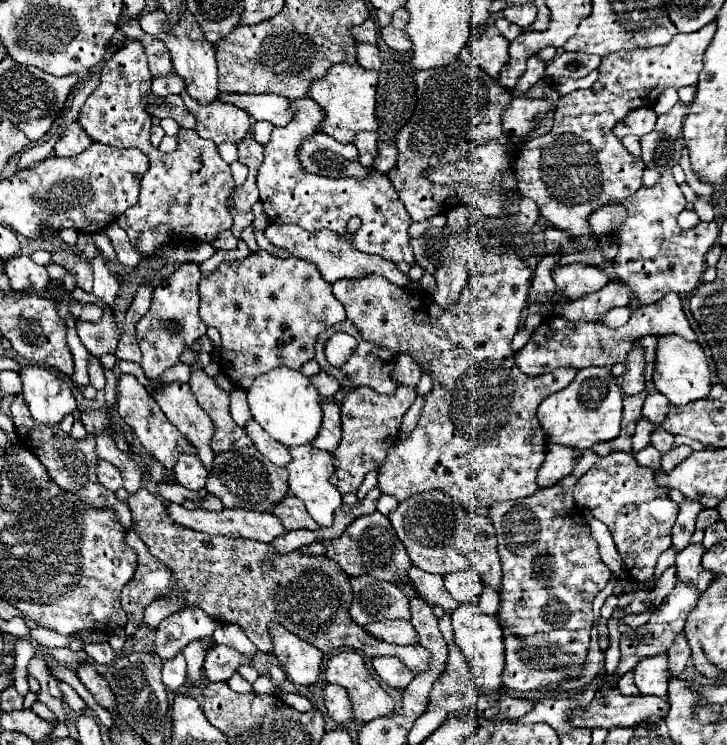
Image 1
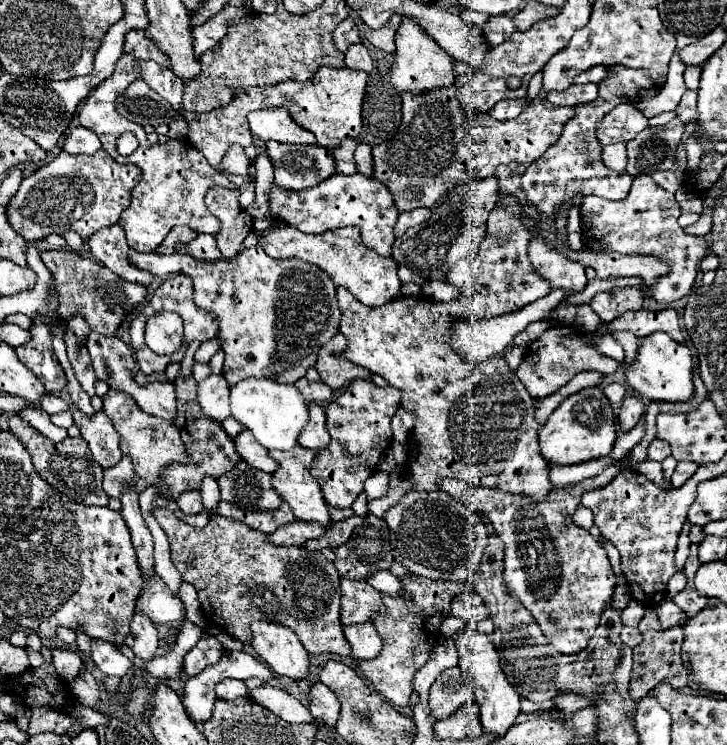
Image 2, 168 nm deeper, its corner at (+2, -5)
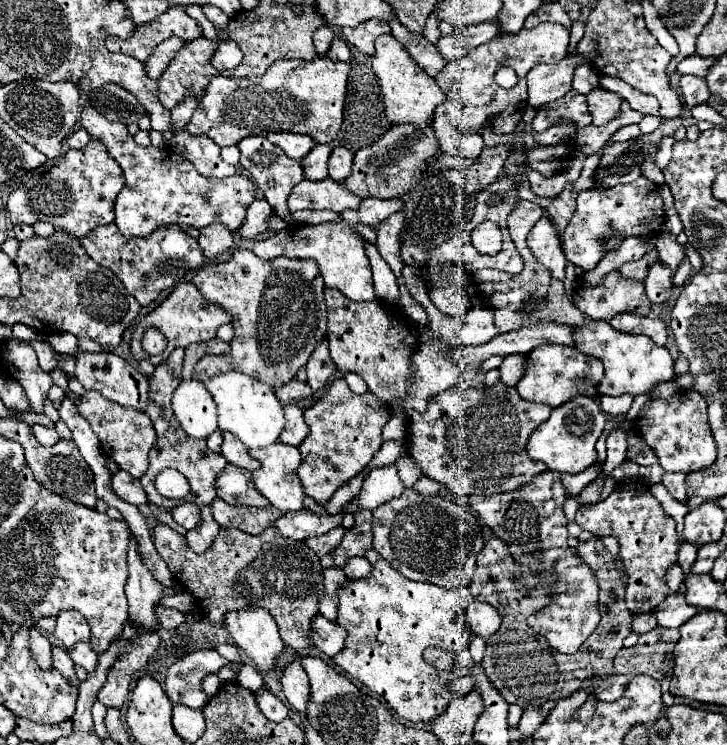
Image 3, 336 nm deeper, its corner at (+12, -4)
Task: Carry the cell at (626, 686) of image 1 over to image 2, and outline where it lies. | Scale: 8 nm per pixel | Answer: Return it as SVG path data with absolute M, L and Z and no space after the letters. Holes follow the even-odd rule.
M652 639L634 647L634 669L630 677L630 697L640 701L650 689L660 683L670 683L674 689L688 685L688 667L680 657L682 643Z

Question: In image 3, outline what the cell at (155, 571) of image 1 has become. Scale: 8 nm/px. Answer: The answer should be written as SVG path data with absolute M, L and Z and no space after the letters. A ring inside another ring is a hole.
M156 606L154 612L156 612L160 624L162 624L164 628L168 628L168 630L174 630L174 628L178 628L180 624L186 622L186 616L184 616L180 610L174 610L174 608L172 608L172 610L166 610L166 608Z

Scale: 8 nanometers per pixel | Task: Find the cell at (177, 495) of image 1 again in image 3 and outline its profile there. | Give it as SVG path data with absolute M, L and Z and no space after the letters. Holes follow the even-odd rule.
M216 498L212 502L212 512L218 524L226 524L228 528L232 526L248 534L262 534L268 526L272 526L272 508L230 506L224 500Z

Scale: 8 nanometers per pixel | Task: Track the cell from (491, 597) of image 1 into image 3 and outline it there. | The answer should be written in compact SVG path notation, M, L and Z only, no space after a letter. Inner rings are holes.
M472 634L472 636L470 636L470 654L472 654L472 660L474 660L476 664L482 662L482 658L484 658L484 648L486 648L486 640L480 638L480 636L476 636L476 634Z

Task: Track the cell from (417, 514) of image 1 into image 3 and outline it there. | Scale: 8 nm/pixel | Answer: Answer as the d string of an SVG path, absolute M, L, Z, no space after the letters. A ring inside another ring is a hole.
M408 488L400 498L374 510L372 546L404 578L450 590L472 582L476 556L484 548L484 536L478 518L466 506L444 500L442 496L428 498Z

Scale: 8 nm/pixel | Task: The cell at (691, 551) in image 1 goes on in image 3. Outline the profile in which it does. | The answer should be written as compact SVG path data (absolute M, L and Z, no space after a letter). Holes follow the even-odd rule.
M676 592L666 596L662 606L654 612L658 618L658 626L662 628L680 628L684 622L688 622L692 616L696 616L700 610L686 604L684 594Z

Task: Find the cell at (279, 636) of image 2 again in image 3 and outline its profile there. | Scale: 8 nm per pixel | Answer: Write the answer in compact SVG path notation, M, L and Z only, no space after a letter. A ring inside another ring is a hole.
M244 608L238 612L228 612L224 624L236 646L244 650L260 670L274 668L274 662L280 656L284 642L268 610Z

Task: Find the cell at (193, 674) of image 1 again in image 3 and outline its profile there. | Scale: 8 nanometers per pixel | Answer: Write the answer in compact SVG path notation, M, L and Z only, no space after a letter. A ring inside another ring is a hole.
M196 650L176 660L166 674L166 694L170 702L188 708L204 708L208 698L202 692L202 678L228 664L230 662L216 650Z

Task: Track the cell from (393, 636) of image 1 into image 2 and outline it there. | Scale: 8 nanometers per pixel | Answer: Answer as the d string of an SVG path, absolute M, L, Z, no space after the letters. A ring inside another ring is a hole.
M358 623L344 627L344 635L352 645L352 657L356 659L372 659L382 649L382 637L374 629L374 623Z

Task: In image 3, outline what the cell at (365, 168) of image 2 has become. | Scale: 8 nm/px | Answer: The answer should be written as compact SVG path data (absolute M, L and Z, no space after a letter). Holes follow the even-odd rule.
M334 148L332 156L328 158L328 176L332 180L346 180L352 168L352 152L346 148Z

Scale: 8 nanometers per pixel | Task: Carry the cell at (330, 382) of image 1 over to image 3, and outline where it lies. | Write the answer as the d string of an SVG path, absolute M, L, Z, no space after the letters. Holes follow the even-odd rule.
M296 378L290 380L288 384L280 386L280 388L274 388L274 394L278 396L278 400L282 404L290 404L290 402L296 402L296 400L306 400L312 396L312 390L308 384L304 382L298 382Z

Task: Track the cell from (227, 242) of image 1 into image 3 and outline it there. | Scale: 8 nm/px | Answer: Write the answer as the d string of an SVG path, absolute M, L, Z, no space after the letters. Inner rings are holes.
M114 222L94 228L88 236L80 238L80 244L86 248L88 256L112 270L126 286L126 290L138 300L140 306L148 306L150 302L154 302L164 290L174 288L188 272L200 268L206 258L198 246L198 240L188 236L180 226L176 224L168 224L168 226L160 226L156 228L156 232L152 232L152 236L144 236L144 238L134 238L128 240Z

